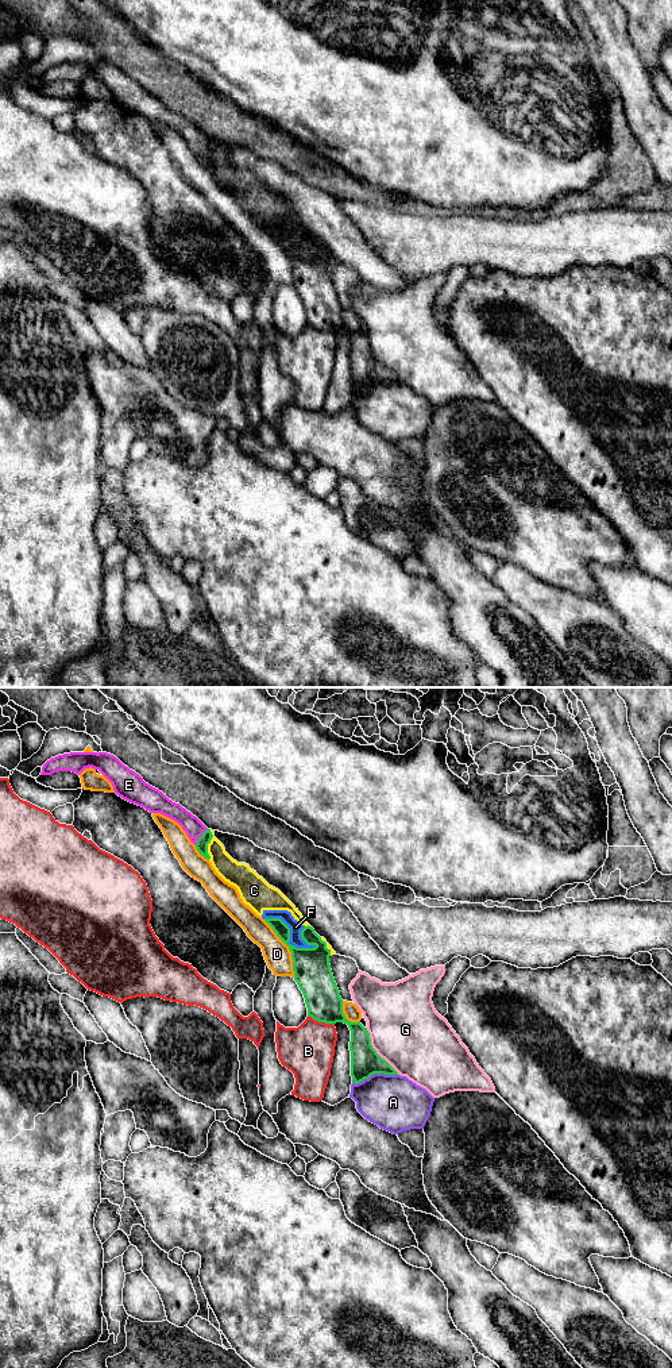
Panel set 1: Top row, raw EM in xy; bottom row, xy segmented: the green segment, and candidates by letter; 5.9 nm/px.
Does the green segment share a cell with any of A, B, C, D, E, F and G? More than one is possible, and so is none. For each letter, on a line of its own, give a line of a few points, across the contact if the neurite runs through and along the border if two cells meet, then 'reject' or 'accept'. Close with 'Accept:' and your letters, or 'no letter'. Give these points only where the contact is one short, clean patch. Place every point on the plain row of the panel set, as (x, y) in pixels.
A: reject
B: reject
C: reject
D: reject
E: accept
F: reject
G: reject
Accept: E

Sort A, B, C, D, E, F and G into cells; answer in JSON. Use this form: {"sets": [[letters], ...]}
{"sets": [["A"], ["B"], ["C", "F"], ["D"], ["E"], ["G"]]}

